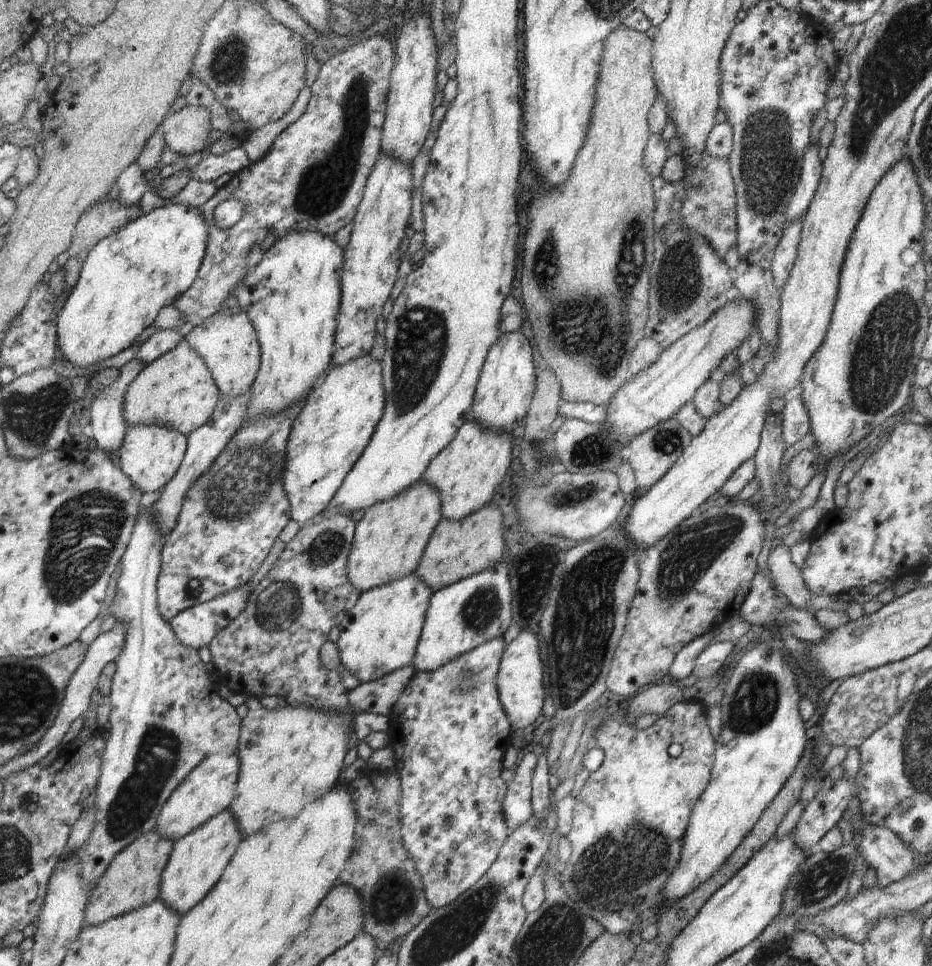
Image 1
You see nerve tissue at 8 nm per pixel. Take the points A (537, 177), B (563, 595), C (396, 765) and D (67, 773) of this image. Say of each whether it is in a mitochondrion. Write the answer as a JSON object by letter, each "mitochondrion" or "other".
{"A":"other","B":"mitochondrion","C":"other","D":"other"}

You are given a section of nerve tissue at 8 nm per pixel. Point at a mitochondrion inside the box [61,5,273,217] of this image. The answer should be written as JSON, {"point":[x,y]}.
{"point":[227,65]}

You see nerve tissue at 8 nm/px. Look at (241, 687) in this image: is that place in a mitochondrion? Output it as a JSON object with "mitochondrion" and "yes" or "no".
{"mitochondrion":"no"}

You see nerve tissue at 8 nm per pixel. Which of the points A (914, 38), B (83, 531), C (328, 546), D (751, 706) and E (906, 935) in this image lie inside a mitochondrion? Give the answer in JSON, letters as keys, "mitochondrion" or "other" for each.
{"A":"mitochondrion","B":"mitochondrion","C":"mitochondrion","D":"mitochondrion","E":"other"}

